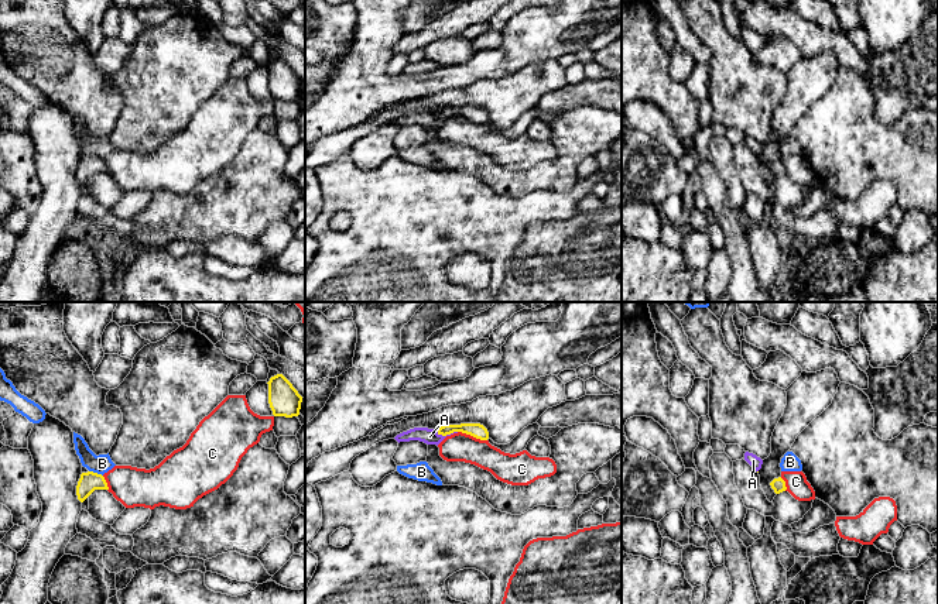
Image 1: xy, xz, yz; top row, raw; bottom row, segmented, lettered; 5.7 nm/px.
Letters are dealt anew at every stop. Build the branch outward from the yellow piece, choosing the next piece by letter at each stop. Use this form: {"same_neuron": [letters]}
{"same_neuron": []}

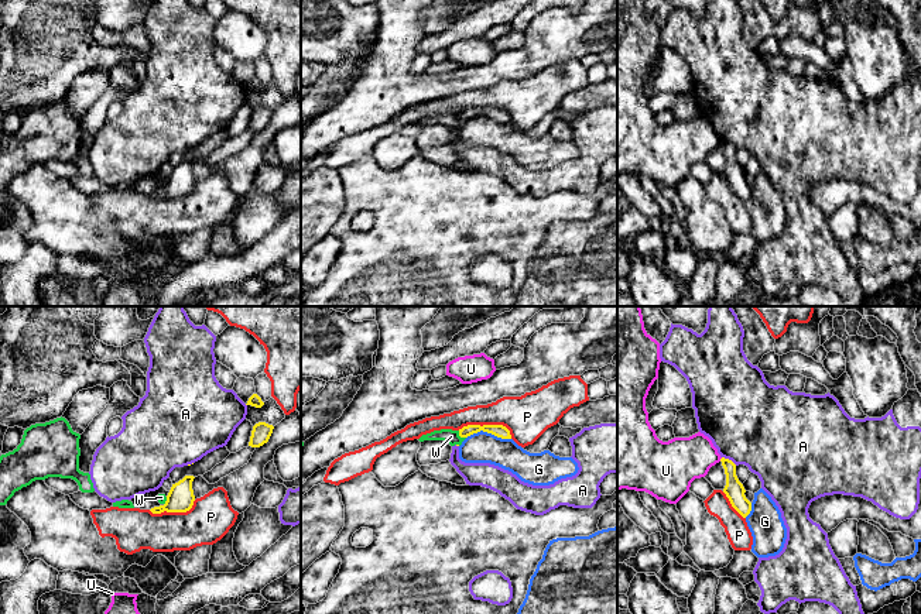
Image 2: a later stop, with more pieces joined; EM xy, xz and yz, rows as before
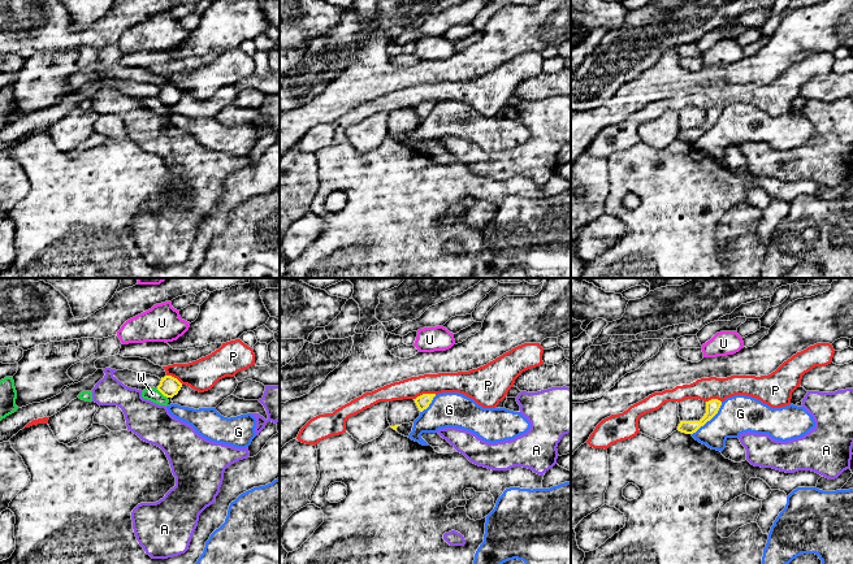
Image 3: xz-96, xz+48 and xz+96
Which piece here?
{"same_neuron": []}

